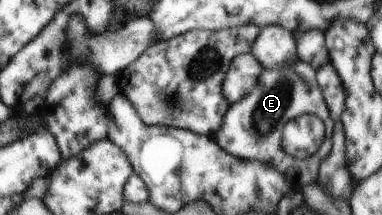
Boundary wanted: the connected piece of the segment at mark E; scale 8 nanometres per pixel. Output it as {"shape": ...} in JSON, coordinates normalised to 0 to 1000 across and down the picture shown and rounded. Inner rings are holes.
{"shape":[[[791,279],[736,326],[691,321],[668,395],[665,423],[628,470],[599,484],[584,544],[584,577],[558,628],[565,665],[639,749],[678,749],[723,781],[754,842],[757,860],[791,874],[827,851],[840,758],[861,726],[872,679],[877,563],[866,549],[848,447],[838,423],[827,326]],[[796,530],[835,544],[851,581],[851,642],[843,693],[801,735],[780,735],[741,698],[736,656],[743,586],[772,544]]]}

